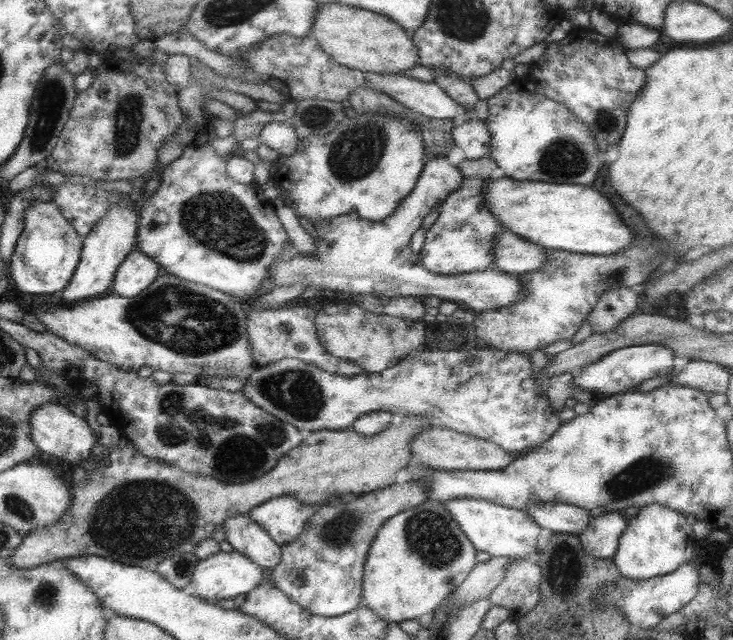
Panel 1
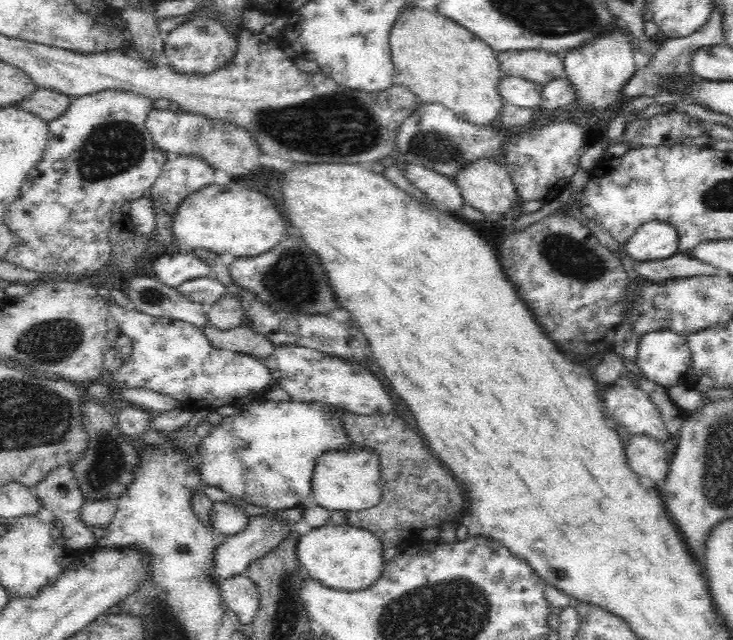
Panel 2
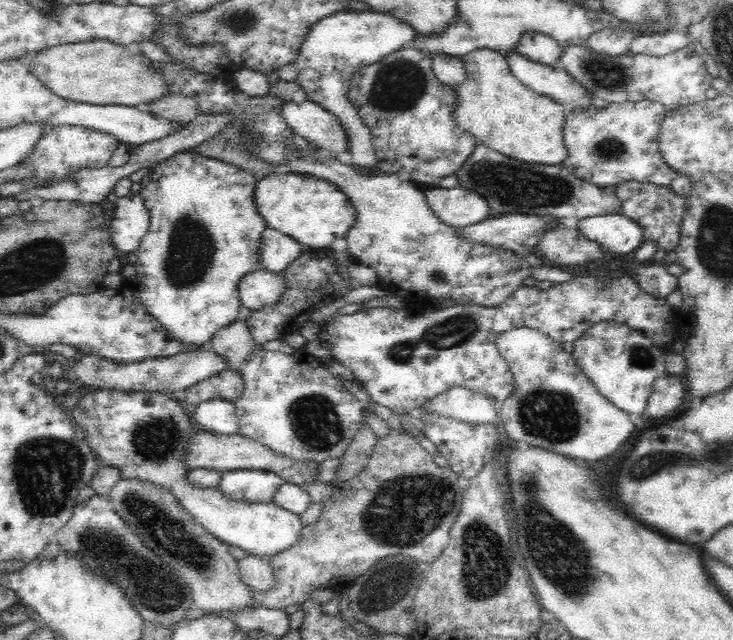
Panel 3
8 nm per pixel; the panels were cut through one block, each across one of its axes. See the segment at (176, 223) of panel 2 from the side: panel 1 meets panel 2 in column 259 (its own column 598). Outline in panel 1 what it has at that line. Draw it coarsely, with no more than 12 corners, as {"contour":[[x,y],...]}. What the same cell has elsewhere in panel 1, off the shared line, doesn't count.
{"contour":[[488,179],[501,227],[545,249],[617,254],[634,232],[586,186]]}

